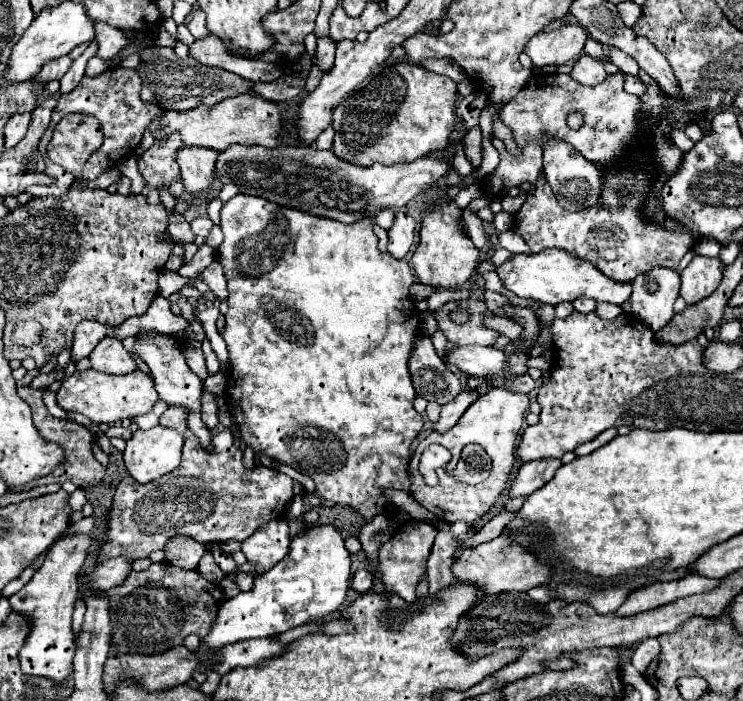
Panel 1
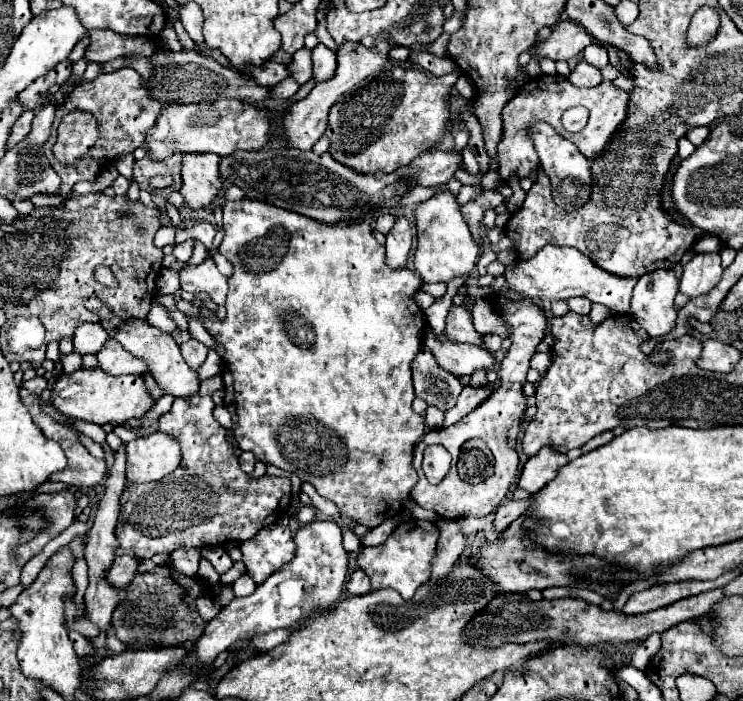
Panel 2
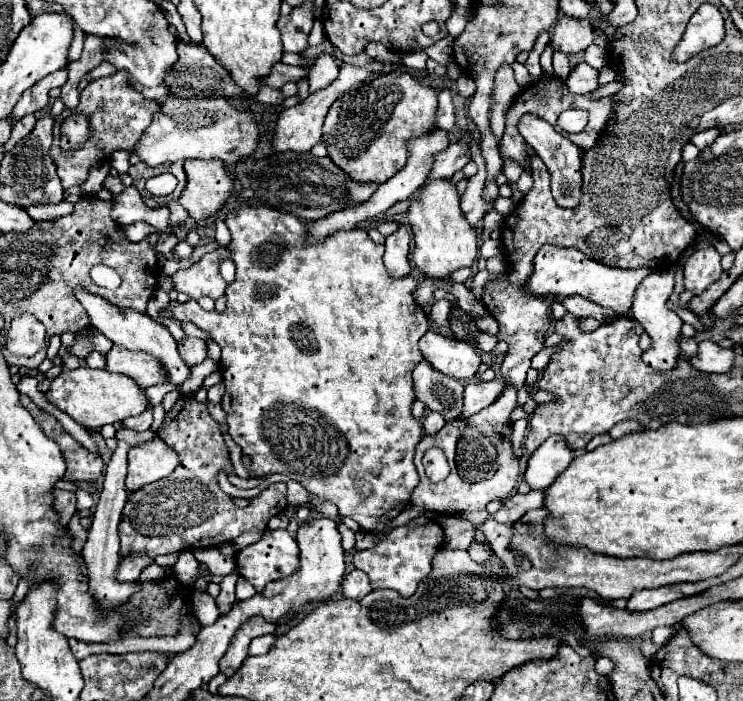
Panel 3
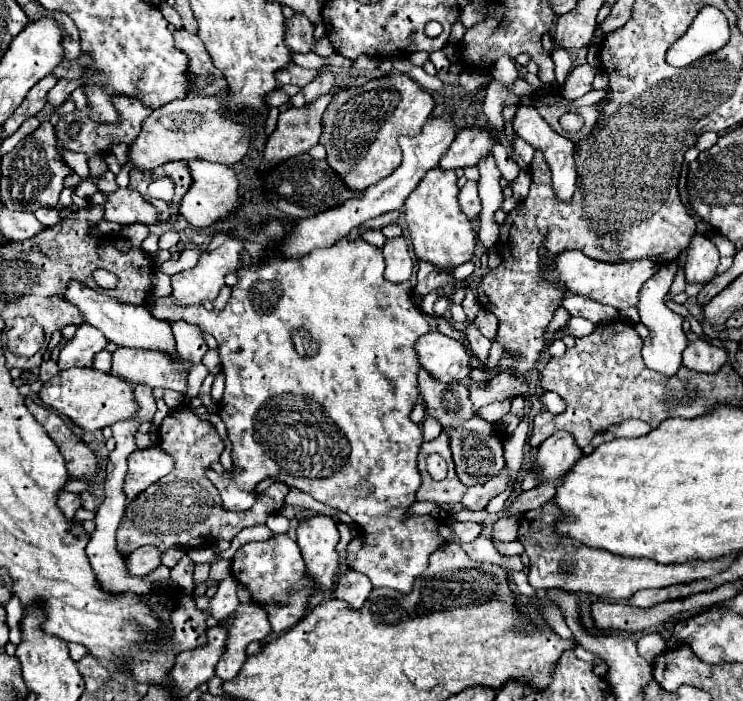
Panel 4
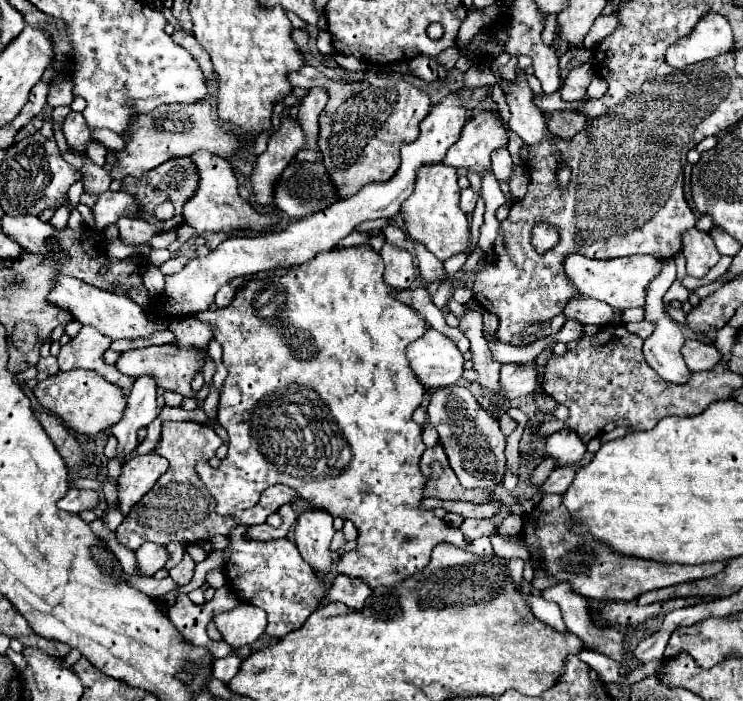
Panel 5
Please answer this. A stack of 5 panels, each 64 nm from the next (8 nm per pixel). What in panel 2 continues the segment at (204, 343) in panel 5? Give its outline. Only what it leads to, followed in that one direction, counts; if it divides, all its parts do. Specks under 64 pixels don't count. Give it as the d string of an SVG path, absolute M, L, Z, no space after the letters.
M190 338L188 342L184 342L184 344L180 346L180 350L182 350L182 356L184 356L186 364L188 364L192 370L198 370L198 368L204 364L206 354L208 354L208 348L206 348L204 344L200 344L198 340L194 340L194 338Z

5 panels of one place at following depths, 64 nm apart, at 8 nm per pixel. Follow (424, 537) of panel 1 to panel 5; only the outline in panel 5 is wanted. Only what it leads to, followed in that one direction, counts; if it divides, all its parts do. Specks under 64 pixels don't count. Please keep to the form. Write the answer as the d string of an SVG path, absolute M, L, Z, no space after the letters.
M368 244L352 246L352 248L334 248L328 252L316 254L316 258L300 264L300 266L290 266L286 268L284 276L270 276L270 278L252 278L248 280L234 296L228 308L220 310L204 310L192 314L204 324L210 324L214 330L214 338L222 344L222 362L228 368L228 376L222 386L220 394L220 404L218 404L218 420L220 426L226 428L228 432L228 454L222 460L220 468L212 468L208 462L200 461L196 464L196 472L200 474L202 482L210 490L210 494L216 498L216 510L218 514L234 514L238 510L252 508L262 490L266 490L272 484L286 484L294 488L302 498L312 502L318 508L326 508L332 516L340 516L344 520L352 520L354 526L358 528L358 546L356 550L344 554L338 562L338 572L352 576L352 578L362 578L364 582L370 584L370 588L376 586L394 586L404 582L406 578L414 576L418 570L426 568L430 562L430 552L434 546L440 542L454 542L454 546L466 548L466 540L458 528L450 528L444 520L436 518L432 512L422 512L418 510L420 500L422 500L422 488L426 484L426 476L422 476L418 462L424 452L424 442L422 442L422 428L412 420L412 412L420 406L424 400L424 388L418 384L418 378L414 376L414 370L410 368L408 356L406 356L406 346L420 338L426 332L426 320L408 304L400 302L394 298L396 290L392 286L386 286L384 278L384 262L378 252L374 252Z

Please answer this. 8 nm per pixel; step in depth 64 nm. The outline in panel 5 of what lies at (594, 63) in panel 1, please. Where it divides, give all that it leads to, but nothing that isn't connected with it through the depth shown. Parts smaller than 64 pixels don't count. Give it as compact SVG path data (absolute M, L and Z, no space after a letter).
M590 62L580 64L578 68L570 70L570 74L566 76L566 80L564 80L562 88L560 88L562 100L572 102L572 100L584 98L586 96L586 88L592 82L592 78L594 78L594 66Z

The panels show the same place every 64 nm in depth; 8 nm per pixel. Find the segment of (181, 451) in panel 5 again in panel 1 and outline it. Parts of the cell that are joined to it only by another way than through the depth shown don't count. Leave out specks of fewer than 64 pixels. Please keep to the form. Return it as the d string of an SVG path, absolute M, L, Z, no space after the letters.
M204 392L202 394L202 420L206 426L210 426L210 432L214 434L214 450L206 452L202 450L198 438L186 430L186 422L182 422L182 408L174 410L168 408L160 416L160 424L178 430L184 436L184 448L182 448L182 462L172 472L160 476L158 480L152 480L148 484L138 484L134 478L124 476L120 484L116 486L116 494L110 508L108 528L106 528L106 542L100 546L102 550L96 556L96 562L104 562L110 558L124 558L128 562L136 558L148 558L150 552L162 550L162 546L174 536L174 534L192 534L194 540L200 540L204 544L220 544L226 540L246 540L256 528L262 524L284 518L284 510L290 506L294 496L294 480L276 468L268 468L264 464L254 464L252 468L246 468L244 454L234 442L234 434L228 426L224 426L218 420L218 408L214 406L214 394Z

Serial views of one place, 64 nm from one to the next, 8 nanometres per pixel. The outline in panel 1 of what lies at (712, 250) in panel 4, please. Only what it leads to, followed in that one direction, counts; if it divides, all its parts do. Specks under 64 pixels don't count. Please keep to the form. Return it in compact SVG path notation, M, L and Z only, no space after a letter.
M694 256L694 260L682 270L682 288L680 296L686 300L686 306L692 306L708 298L722 280L722 262L720 258Z

